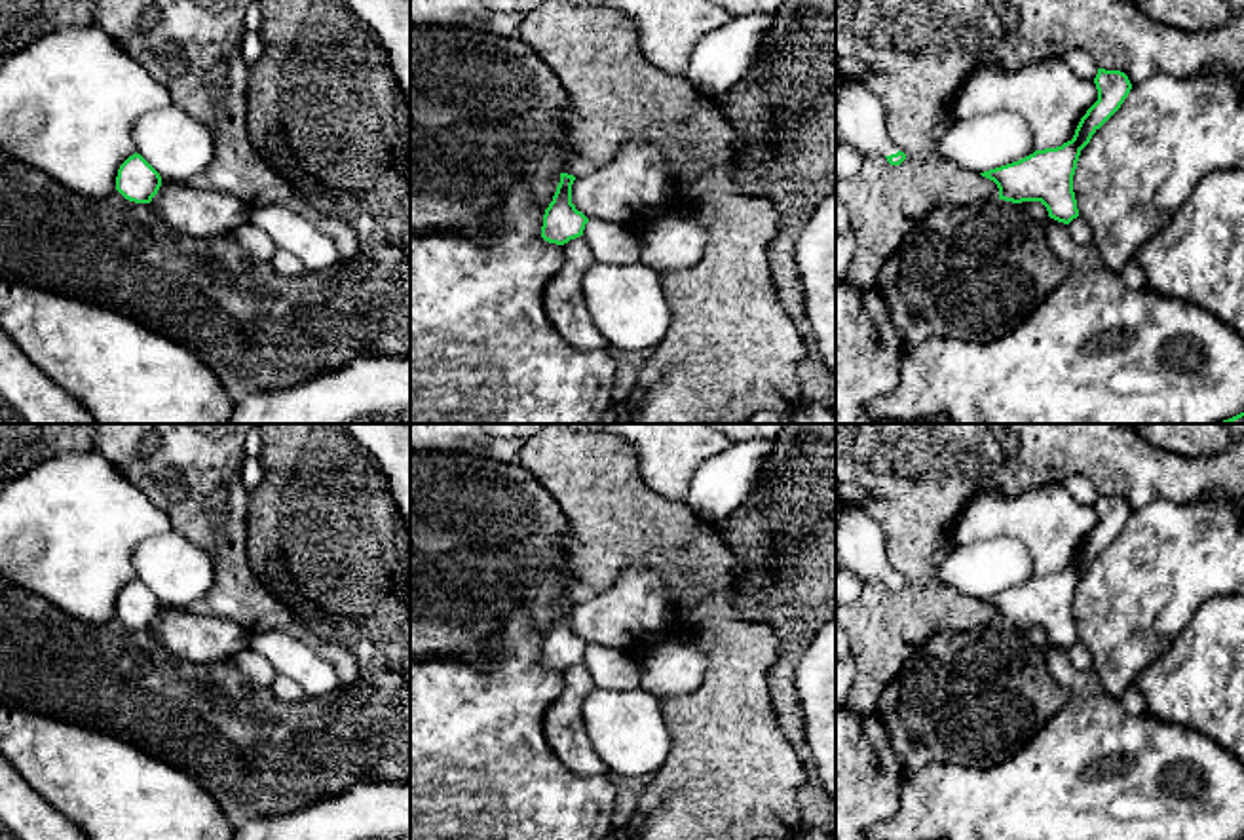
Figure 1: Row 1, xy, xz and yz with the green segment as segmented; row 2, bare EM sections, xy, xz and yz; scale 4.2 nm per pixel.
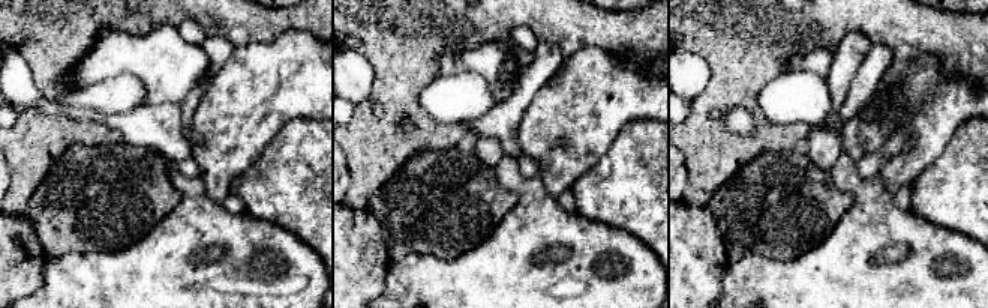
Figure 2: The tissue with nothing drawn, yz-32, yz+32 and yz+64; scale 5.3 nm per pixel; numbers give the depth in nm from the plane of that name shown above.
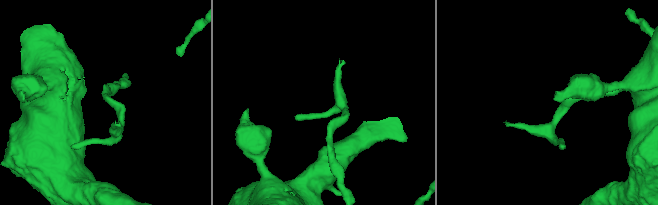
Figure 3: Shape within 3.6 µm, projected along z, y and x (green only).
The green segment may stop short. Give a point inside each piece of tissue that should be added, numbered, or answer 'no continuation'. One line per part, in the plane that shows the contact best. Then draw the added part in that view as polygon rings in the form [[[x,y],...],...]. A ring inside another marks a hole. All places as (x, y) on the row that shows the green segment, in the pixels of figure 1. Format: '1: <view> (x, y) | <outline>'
1: yz (859, 114) | [[[857,80],[839,82],[836,125],[839,143],[853,146],[862,156],[898,152],[887,135],[881,99]]]

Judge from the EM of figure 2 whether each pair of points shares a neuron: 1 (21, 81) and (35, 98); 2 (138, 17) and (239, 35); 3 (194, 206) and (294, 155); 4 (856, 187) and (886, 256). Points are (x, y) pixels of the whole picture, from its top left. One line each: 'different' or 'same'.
1: same
2: same
3: different
4: same

